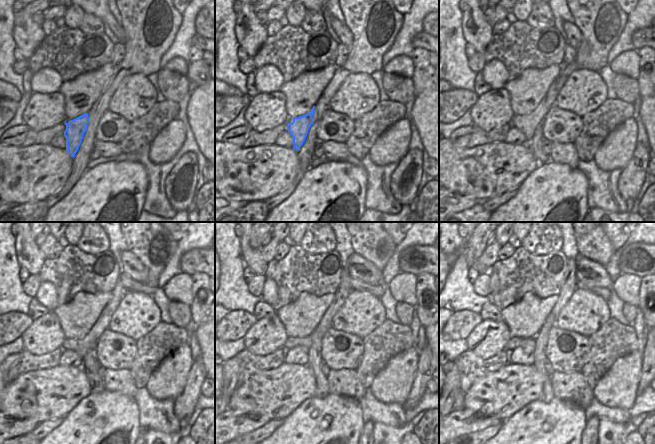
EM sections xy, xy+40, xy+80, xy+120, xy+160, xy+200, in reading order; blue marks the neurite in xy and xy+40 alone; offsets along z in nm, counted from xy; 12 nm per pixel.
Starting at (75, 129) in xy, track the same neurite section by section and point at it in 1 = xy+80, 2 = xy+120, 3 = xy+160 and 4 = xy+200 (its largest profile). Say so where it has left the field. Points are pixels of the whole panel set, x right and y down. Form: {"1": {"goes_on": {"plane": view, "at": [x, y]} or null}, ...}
{"1": {"goes_on": {"plane": "xy+80", "at": [527, 124]}}, "2": {"goes_on": {"plane": "xy+120", "at": [81, 346]}}, "3": {"goes_on": {"plane": "xy+160", "at": [344, 288]}}, "4": {"goes_on": {"plane": "xy+200", "at": [568, 288]}}}

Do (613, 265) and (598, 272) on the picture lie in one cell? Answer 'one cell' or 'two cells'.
two cells

